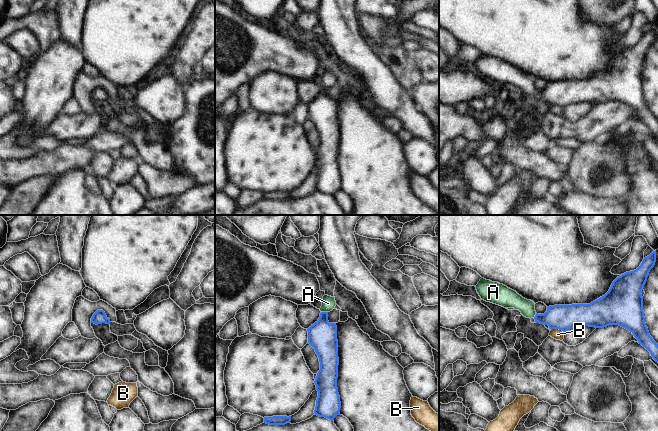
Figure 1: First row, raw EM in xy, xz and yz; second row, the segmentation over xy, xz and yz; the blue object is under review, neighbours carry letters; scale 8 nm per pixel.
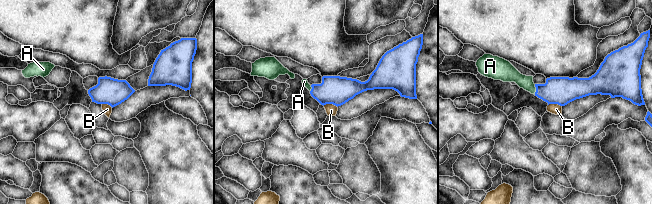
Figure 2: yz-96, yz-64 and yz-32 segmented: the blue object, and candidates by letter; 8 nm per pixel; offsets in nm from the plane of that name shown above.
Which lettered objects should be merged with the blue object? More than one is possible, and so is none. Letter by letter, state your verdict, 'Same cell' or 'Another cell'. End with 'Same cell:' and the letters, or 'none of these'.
A: Same cell
B: Another cell
Same cell: A

